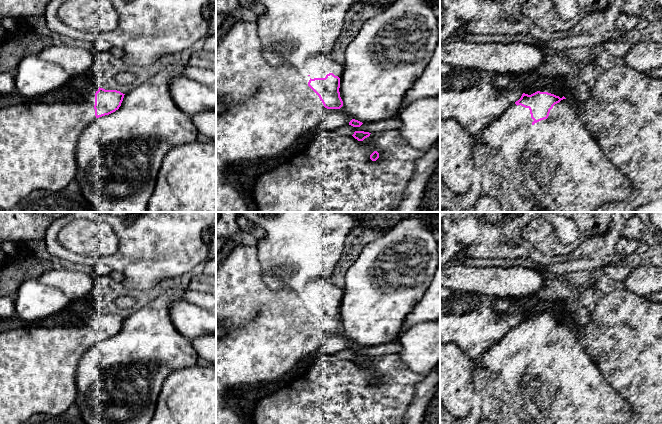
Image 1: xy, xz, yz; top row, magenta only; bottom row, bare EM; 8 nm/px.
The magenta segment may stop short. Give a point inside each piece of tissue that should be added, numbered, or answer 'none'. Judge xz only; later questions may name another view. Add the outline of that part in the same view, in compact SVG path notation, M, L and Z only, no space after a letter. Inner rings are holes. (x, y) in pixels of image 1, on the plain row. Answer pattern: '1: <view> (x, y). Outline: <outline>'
1: xz (318, 289). Outline: M314 278L307 282L304 289L299 291L299 298L307 300L307 307L310 303L325 302L327 298L333 297L341 301L344 289L334 285L329 278Z

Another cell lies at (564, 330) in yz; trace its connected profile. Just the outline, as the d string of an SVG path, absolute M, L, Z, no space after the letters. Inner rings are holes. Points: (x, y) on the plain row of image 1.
M567 323L561 324L559 327L555 328L550 334L549 340L547 343L558 341L564 337L575 339L578 336L572 331L570 326Z

